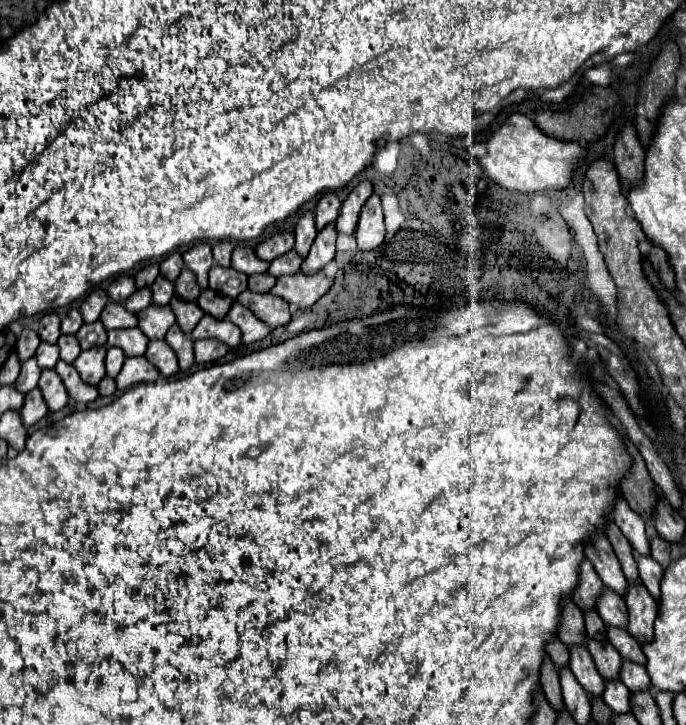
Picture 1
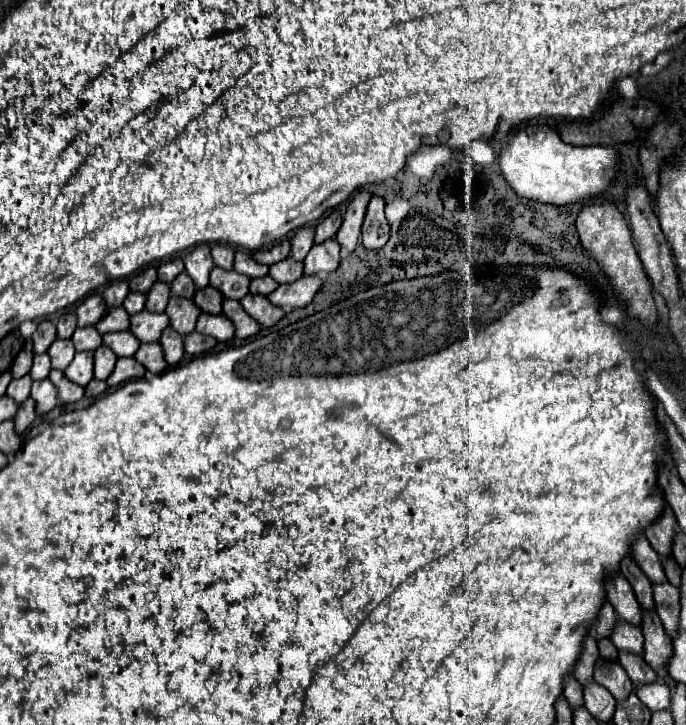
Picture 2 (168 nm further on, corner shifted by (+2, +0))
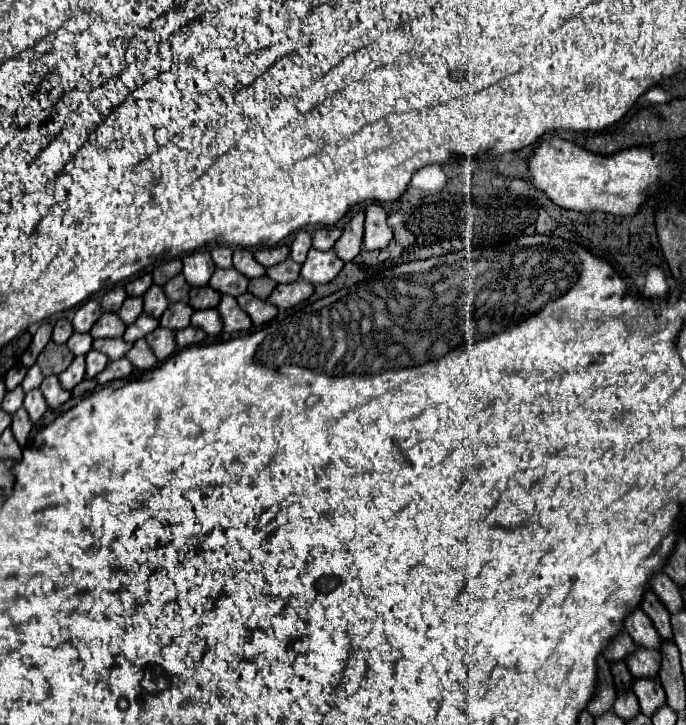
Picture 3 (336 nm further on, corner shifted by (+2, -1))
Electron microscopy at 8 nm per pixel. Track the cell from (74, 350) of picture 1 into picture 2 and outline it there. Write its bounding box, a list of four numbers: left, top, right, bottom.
[49,339,75,371]

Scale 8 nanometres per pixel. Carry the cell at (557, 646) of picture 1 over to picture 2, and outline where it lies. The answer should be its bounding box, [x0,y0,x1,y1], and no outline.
[565,675,583,707]

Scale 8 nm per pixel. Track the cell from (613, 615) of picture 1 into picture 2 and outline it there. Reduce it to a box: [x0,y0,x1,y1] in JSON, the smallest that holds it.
[611,619,643,655]

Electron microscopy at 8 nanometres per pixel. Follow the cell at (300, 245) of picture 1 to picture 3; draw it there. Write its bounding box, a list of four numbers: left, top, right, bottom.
[291,230,311,264]

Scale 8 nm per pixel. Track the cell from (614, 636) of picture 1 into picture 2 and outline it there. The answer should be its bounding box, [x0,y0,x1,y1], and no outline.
[619,651,657,683]

